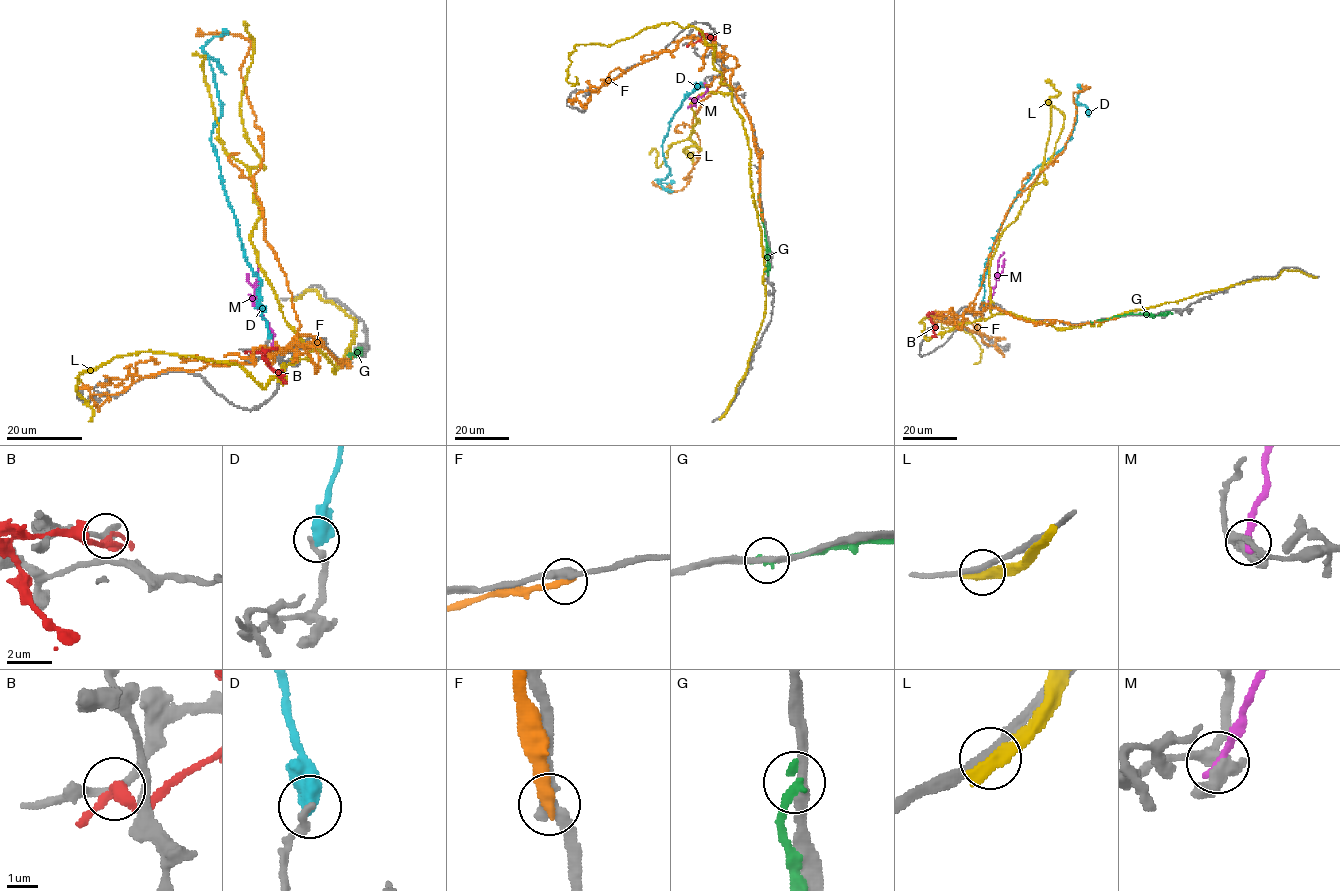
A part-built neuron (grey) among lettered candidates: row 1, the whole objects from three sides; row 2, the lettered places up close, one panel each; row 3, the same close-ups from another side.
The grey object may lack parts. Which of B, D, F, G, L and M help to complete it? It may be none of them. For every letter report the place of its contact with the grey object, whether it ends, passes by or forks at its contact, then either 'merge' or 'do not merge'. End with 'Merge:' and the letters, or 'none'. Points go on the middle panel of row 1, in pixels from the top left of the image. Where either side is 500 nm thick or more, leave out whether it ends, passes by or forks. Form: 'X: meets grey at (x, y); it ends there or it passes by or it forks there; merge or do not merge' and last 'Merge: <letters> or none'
B: meets grey at (690, 43); it passes by; do not merge
D: meets grey at (704, 84); do not merge
F: meets grey at (763, 221); it ends there; do not merge
G: meets grey at (759, 194); it ends there; do not merge
L: meets grey at (721, 417); do not merge
M: meets grey at (705, 84); it ends there; do not merge
Merge: none

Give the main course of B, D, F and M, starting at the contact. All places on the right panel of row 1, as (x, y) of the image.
B: (940, 314), (929, 314), (936, 337)
D: (982, 304), (986, 261), (998, 229), (1033, 170), (1060, 151), (1070, 137), (1076, 114), (1078, 85)
F: (1117, 318), (1068, 324), (967, 309), (1013, 201), (1066, 147), (1076, 118), (1073, 93), (1089, 87), (1079, 89)
M: (982, 314), (996, 285), (998, 260), (1004, 252)

